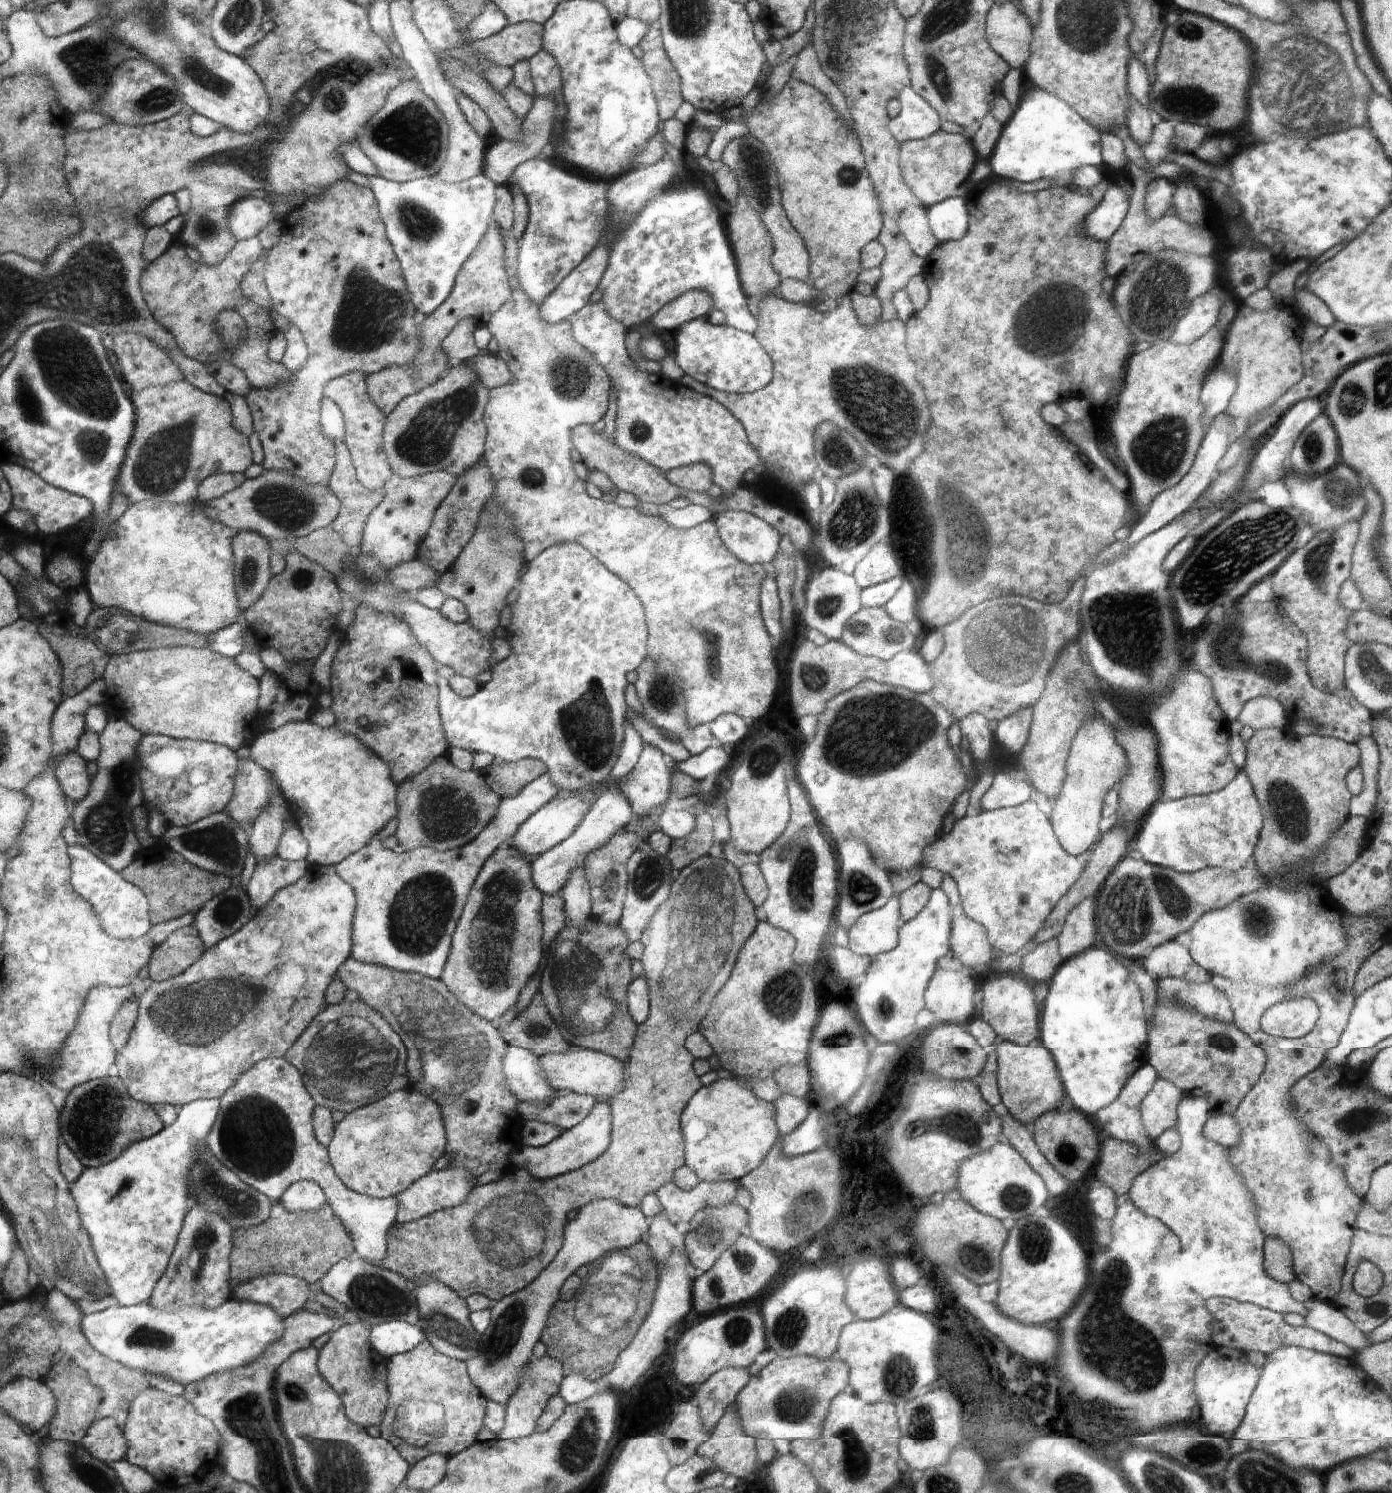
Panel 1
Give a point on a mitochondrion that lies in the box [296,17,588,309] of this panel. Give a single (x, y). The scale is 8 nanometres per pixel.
(413, 133)

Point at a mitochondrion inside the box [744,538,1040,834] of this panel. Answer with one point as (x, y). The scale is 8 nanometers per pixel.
(869, 736)

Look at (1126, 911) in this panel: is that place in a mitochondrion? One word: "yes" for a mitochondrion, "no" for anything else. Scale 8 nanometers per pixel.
yes

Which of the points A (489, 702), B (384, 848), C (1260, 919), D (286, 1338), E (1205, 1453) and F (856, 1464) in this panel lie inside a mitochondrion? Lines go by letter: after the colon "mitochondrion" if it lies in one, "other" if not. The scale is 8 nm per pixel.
A: other
B: other
C: mitochondrion
D: other
E: mitochondrion
F: mitochondrion

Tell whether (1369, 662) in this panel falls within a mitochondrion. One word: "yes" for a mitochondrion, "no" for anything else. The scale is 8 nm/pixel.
yes

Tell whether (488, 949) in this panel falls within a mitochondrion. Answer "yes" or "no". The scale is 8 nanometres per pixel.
yes

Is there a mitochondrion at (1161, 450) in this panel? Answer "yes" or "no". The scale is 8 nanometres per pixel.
yes

